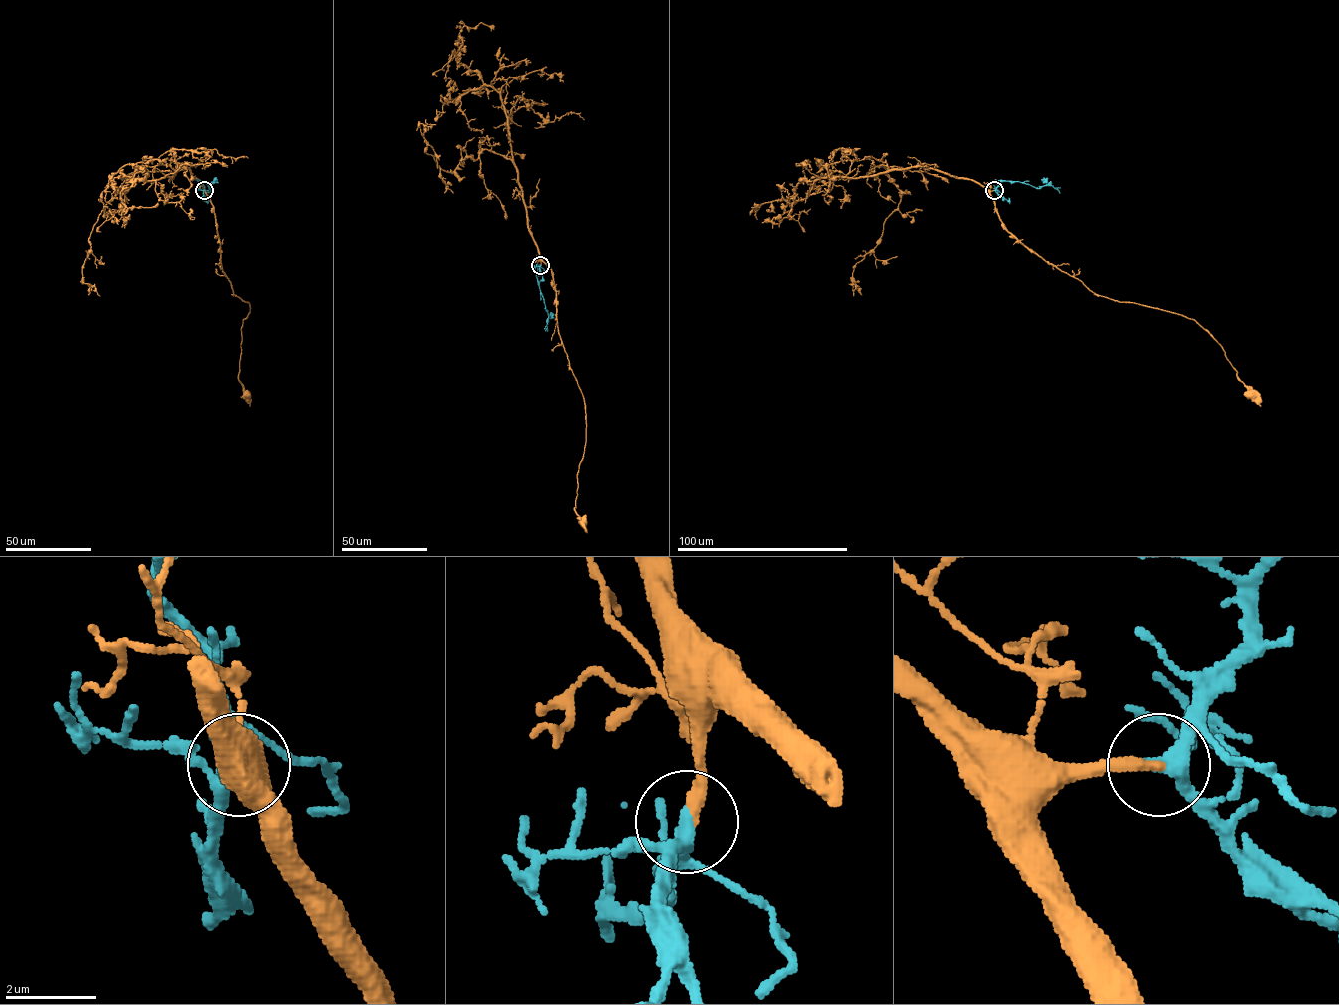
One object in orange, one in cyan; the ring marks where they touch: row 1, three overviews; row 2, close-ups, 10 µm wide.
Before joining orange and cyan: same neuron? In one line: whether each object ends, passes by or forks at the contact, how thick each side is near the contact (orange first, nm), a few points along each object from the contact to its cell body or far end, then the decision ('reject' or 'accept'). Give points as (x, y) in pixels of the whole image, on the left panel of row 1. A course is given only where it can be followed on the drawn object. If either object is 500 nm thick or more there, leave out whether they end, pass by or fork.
orange ends; cyan forks; calibres 240 and 240 nm; course orange (205, 190), (212, 206), (222, 270), (234, 294), (249, 304), (250, 312), (241, 329), (238, 377), (246, 395); course cyan (204, 190), (200, 180), (210, 188), (211, 185), (209, 193); accept

